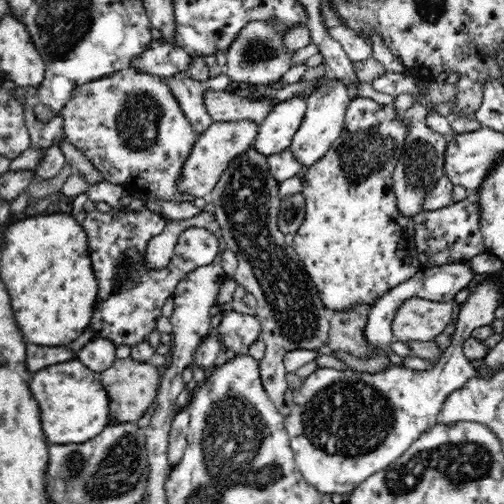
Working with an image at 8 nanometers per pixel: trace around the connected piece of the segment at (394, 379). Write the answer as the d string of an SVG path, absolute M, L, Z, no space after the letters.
M488 276L485 280L477 279L474 284L470 287L470 295L469 298L464 302L460 307L460 314L458 316L458 320L456 322L456 329L454 335L452 336L452 343L446 348L444 354L439 358L439 361L434 364L433 368L428 369L426 371L420 370L412 370L404 367L398 367L398 365L391 365L380 371L379 373L368 373L368 372L359 372L352 369L344 369L344 370L336 370L334 368L327 367L318 367L314 372L312 372L309 376L302 379L302 384L298 390L293 391L293 406L292 412L290 415L285 418L285 429L287 430L291 447L293 453L295 454L295 463L297 466L297 470L300 471L300 474L306 479L308 484L311 484L313 487L316 487L320 492L324 494L343 494L347 495L352 490L354 490L363 480L366 480L370 475L376 474L378 471L384 470L384 468L388 468L388 466L392 465L399 456L402 456L404 452L411 447L411 444L415 442L416 439L419 438L423 432L426 432L428 429L432 428L436 423L438 423L437 417L441 414L442 408L444 406L444 402L447 400L447 396L462 388L468 380L472 380L472 378L482 378L480 371L478 371L472 361L466 357L463 352L464 342L472 337L472 332L479 328L480 326L488 326L492 324L492 321L495 320L495 312L496 309L502 306L502 286L499 281L498 276Z

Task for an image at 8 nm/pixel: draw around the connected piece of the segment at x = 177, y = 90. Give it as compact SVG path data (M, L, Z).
M180 71L165 77L164 81L171 88L192 128L198 134L204 132L213 123L204 104L204 94L208 90L226 91L235 87L233 80L223 73L211 79L194 80L187 71Z

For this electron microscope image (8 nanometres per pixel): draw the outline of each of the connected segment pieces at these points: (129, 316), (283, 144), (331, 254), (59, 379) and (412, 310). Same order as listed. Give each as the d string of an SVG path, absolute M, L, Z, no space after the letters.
M113 207L108 212L95 210L88 213L81 222L99 283L96 309L90 322L90 328L94 329L93 338L110 340L117 348L121 345L132 348L146 342L152 330L156 330L156 320L162 315L166 300L173 298L176 286L184 276L219 258L223 248L221 238L205 228L191 226L180 234L168 266L158 273L146 273L144 255L148 241L160 234L166 223L164 215L146 208L127 212Z
M294 96L279 101L259 126L255 146L260 153L270 156L288 148L300 128L306 112L307 100Z
M366 97L352 99L344 114L340 136L318 162L301 174L306 218L294 234L293 247L330 313L348 311L359 305L371 308L392 288L407 282L422 269L413 244L412 218L402 215L396 207L393 172L402 156L409 125L402 125L395 118L396 111L390 104L380 105Z
M78 358L36 372L30 380L30 390L40 402L42 430L51 444L82 444L111 424L108 391L102 384L101 373L88 370Z
M419 297L406 300L392 322L394 337L406 343L434 341L451 323L453 310L451 302Z

